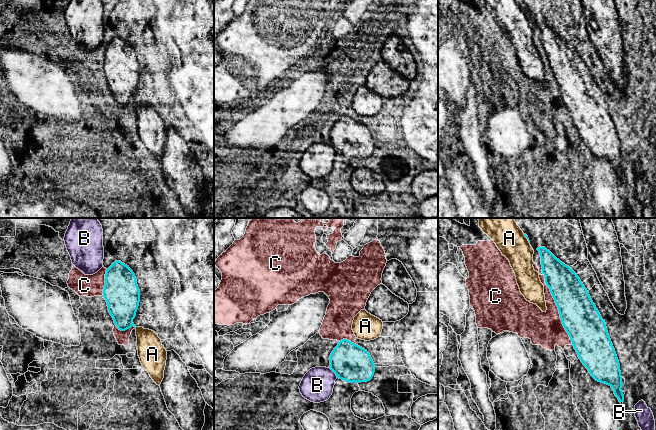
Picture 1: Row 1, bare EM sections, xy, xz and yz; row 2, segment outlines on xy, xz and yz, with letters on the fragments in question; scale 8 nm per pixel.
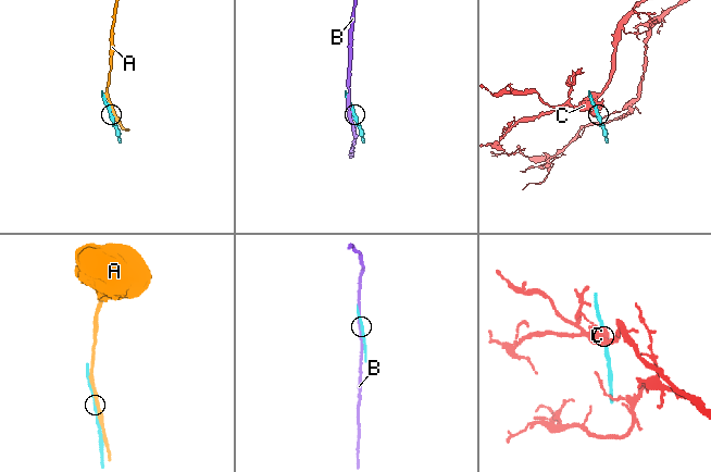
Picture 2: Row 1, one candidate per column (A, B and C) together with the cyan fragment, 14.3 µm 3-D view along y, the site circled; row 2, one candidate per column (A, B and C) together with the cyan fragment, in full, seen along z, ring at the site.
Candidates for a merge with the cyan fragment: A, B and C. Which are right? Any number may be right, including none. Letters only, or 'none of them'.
none of them

